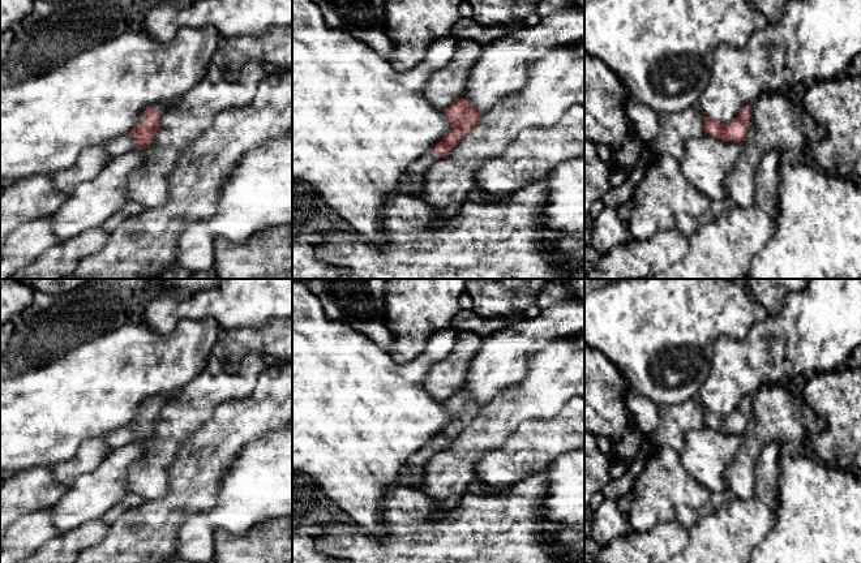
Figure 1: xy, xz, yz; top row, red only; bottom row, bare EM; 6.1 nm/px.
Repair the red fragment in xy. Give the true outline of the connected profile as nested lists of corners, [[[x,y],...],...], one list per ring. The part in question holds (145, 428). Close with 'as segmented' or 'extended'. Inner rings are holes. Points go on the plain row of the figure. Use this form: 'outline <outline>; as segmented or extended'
outline [[[166,394],[153,396],[137,411],[134,420],[129,425],[106,433],[102,439],[108,447],[108,454],[132,442],[149,439],[155,431],[162,408],[168,400],[170,395]]]; extended

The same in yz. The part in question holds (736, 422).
outline [[[746,395],[728,417],[718,416],[703,407],[704,426],[725,434],[742,437],[751,417],[751,404],[753,396]]]; extended

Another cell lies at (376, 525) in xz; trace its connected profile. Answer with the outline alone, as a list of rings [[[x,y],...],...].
[[[292,280],[292,469],[310,476],[324,490],[325,495],[368,534],[382,537],[386,534],[386,523],[382,520],[382,498],[397,486],[397,480],[406,473],[408,459],[427,444],[451,422],[451,414],[444,401],[434,399],[424,387],[430,366],[444,360],[455,347],[458,331],[453,327],[436,331],[427,343],[425,352],[407,362],[397,364],[390,352],[380,348],[365,335],[348,325],[330,319],[318,298],[303,284]]]

